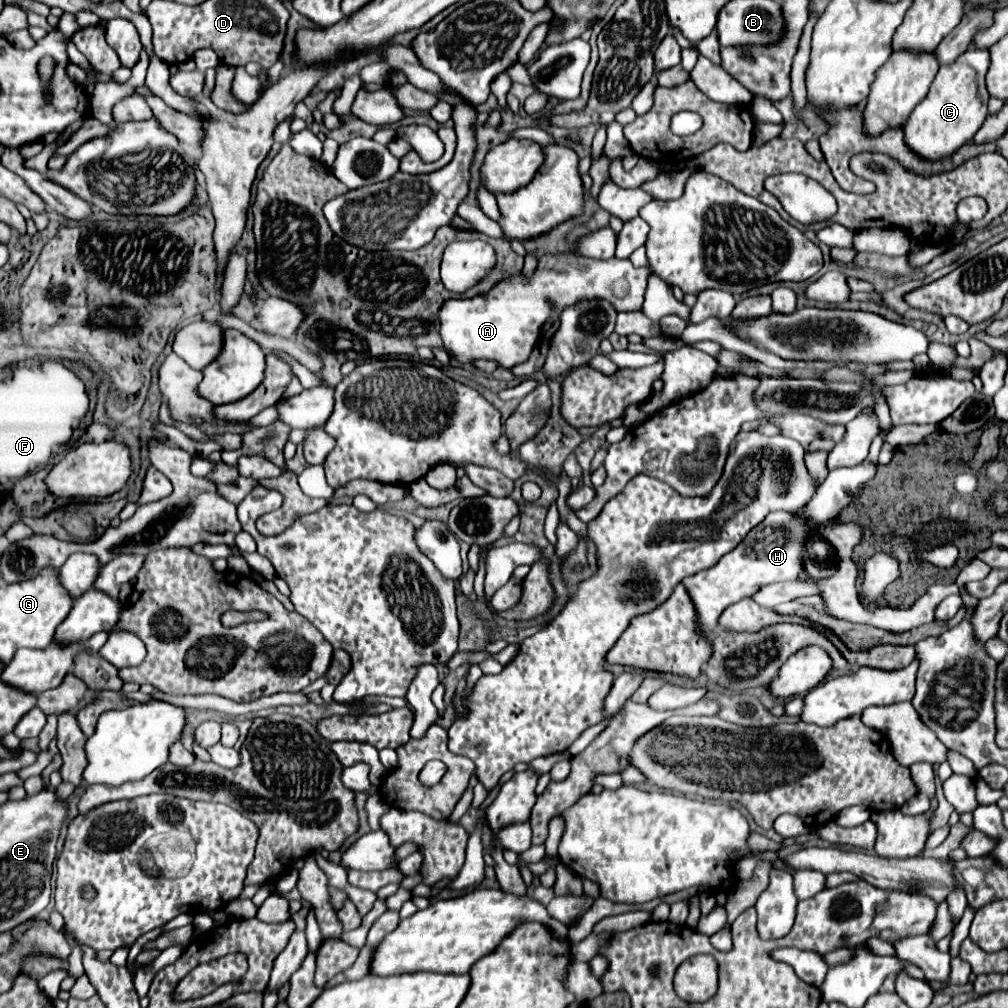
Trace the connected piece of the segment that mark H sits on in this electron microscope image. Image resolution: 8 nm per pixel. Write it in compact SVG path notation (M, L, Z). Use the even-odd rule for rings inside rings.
M778 511L770 513L760 525L756 525L736 549L732 549L728 555L724 555L716 567L710 567L708 571L700 571L696 575L690 575L682 581L686 587L694 607L696 607L696 625L698 633L702 637L710 637L712 631L718 625L718 617L722 611L744 599L752 597L760 587L778 583L778 581L792 581L798 577L802 561L800 561L800 545L804 543L806 535L814 529L812 521L802 521L794 513Z

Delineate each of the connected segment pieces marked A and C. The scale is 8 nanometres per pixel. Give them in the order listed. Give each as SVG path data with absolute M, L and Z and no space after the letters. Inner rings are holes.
M572 253L544 255L538 259L538 267L530 279L524 273L512 275L512 279L498 281L488 293L480 293L470 299L444 301L444 307L440 307L438 311L440 337L444 341L444 347L450 351L450 359L456 359L458 363L474 363L476 359L488 359L488 361L498 363L504 369L512 369L514 365L520 365L530 357L532 349L536 347L542 335L542 327L546 319L558 319L564 307L570 307L570 305L576 305L588 299L604 299L612 303L616 311L640 311L648 277L650 277L650 269L634 267L630 259L612 257L612 259L602 261L602 259L576 257Z
M968 49L960 55L952 65L940 67L936 79L930 85L928 95L922 103L916 105L908 121L904 123L904 141L906 145L920 155L920 159L936 161L948 155L954 155L964 143L968 143L980 125L986 119L986 105L988 105L988 91L984 85L984 75L990 65L988 49ZM980 91L980 97L978 97Z

